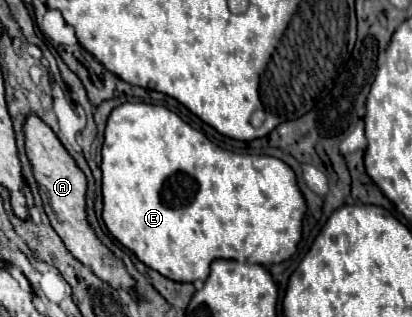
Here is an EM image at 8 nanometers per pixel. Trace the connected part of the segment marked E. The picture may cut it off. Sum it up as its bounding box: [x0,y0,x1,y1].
[101,103,305,283]

